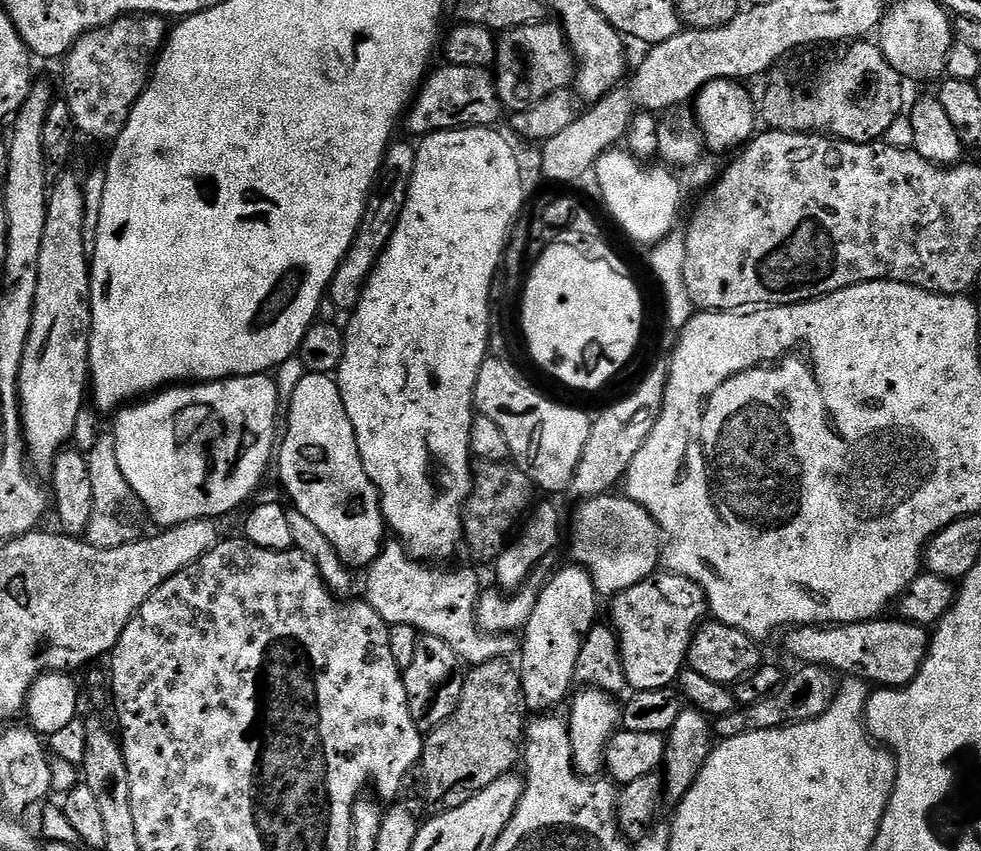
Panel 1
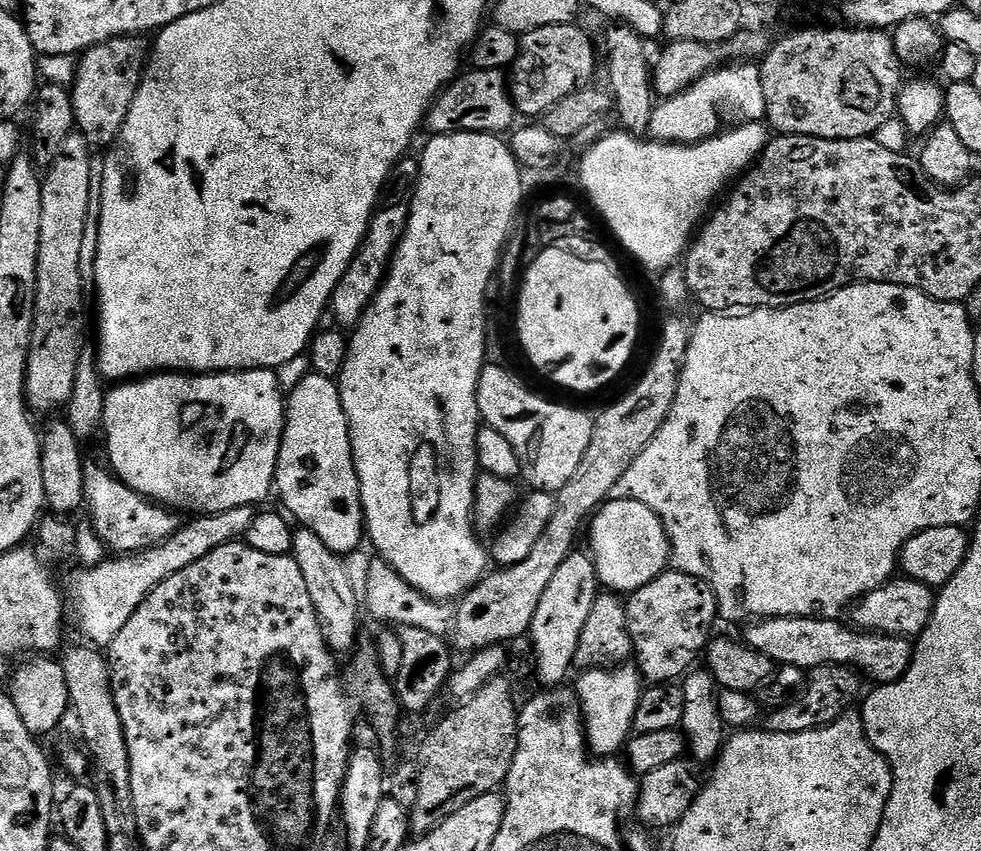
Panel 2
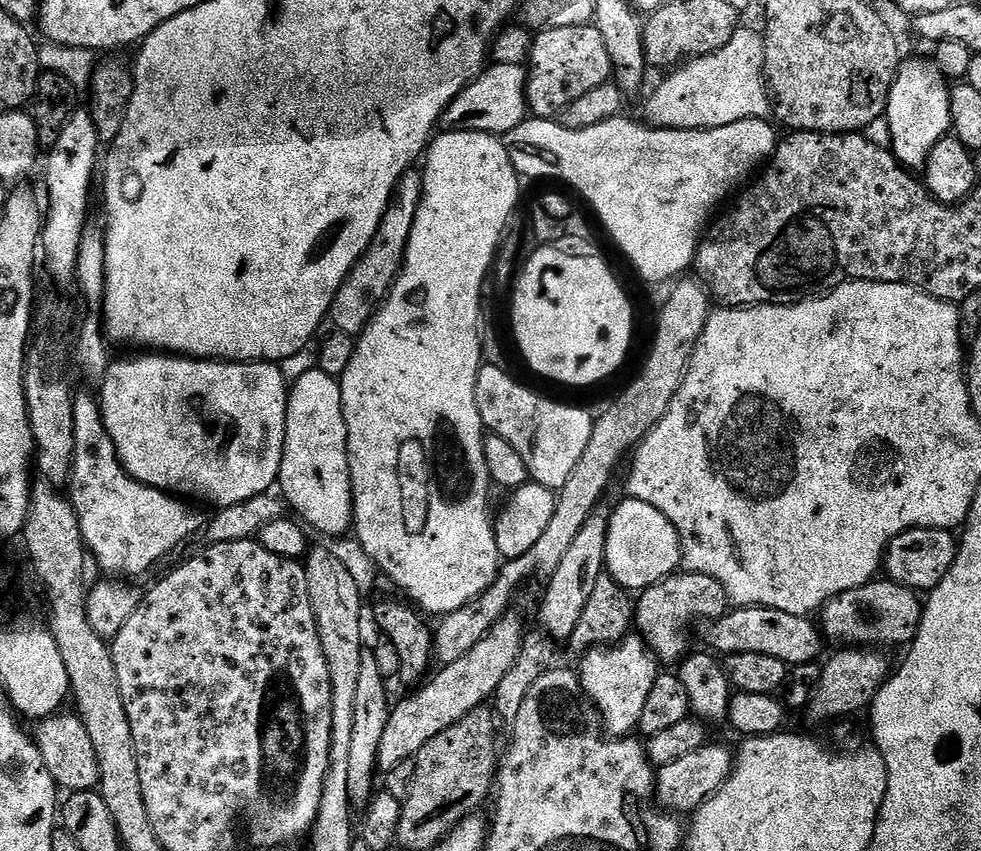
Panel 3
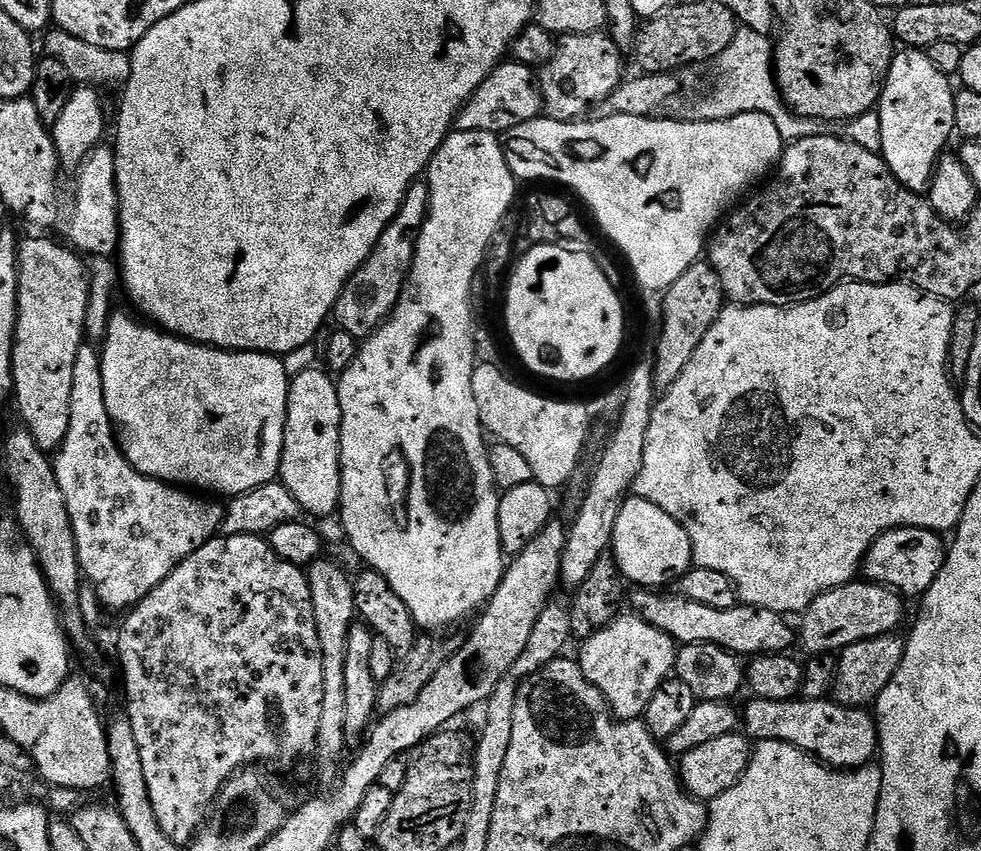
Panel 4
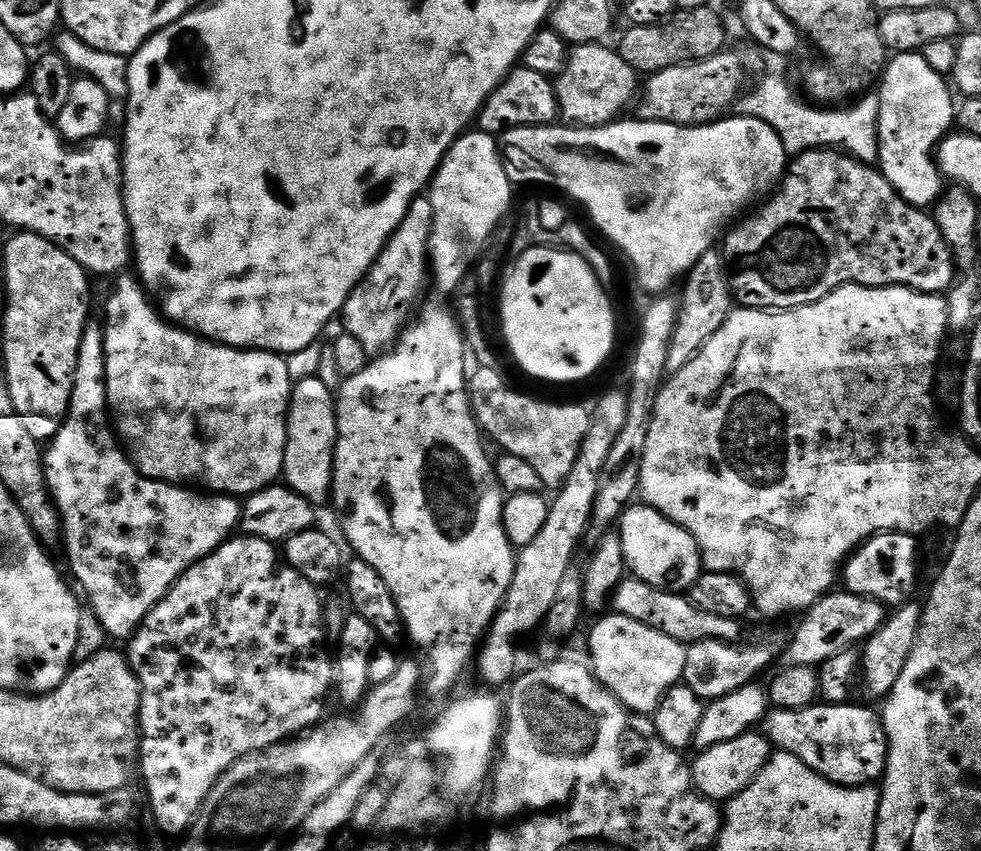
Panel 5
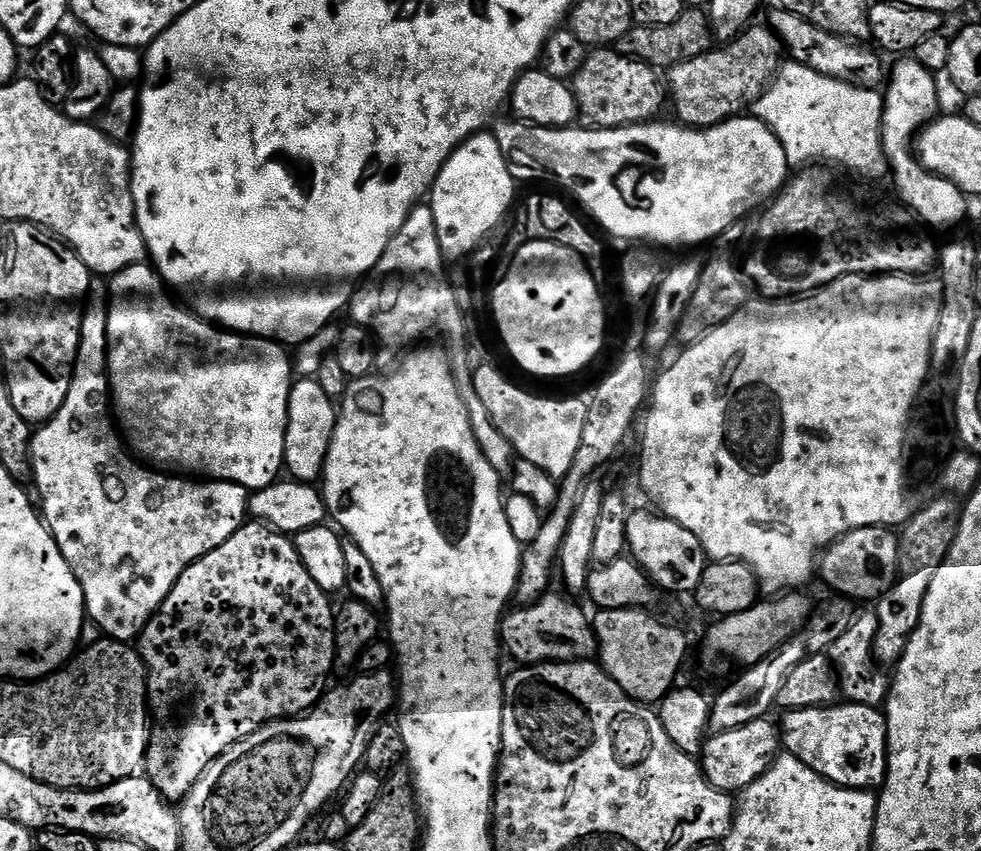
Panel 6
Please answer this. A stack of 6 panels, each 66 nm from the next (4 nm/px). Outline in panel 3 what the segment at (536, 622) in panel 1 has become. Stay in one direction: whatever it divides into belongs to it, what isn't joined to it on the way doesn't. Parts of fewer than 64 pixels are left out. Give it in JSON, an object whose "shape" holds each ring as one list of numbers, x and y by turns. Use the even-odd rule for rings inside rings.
{"shape":[[596,508,586,518,586,526,582,526,582,530,575,536,570,550,566,550,562,566,558,566,558,570,554,570,554,574,547,577,548,589,545,590,544,601,540,604,539,627,557,642,571,641,575,637,578,618,582,618,582,610,590,598,591,591,594,590,594,582,598,582,598,578,605,571,610,515,609,509,605,508]]}

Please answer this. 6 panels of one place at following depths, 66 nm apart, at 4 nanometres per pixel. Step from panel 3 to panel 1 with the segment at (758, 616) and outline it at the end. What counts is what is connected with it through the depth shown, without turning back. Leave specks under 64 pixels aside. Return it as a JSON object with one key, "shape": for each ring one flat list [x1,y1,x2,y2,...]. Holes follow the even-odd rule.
{"shape":[[903,618,888,619,792,630,787,633,789,636,784,640,784,648,794,659,800,660,796,662,801,665,818,664,836,674,845,672,845,677,862,680,872,686,904,688,916,677,928,656,930,636,921,625,910,624]]}

